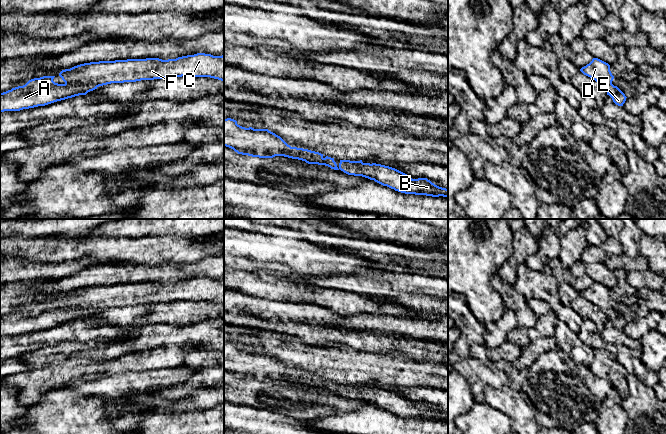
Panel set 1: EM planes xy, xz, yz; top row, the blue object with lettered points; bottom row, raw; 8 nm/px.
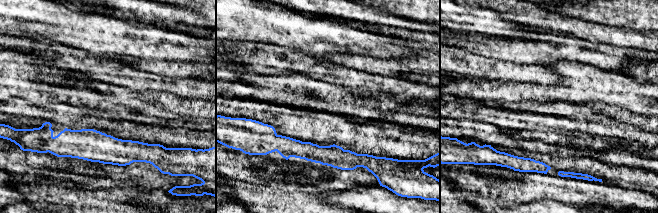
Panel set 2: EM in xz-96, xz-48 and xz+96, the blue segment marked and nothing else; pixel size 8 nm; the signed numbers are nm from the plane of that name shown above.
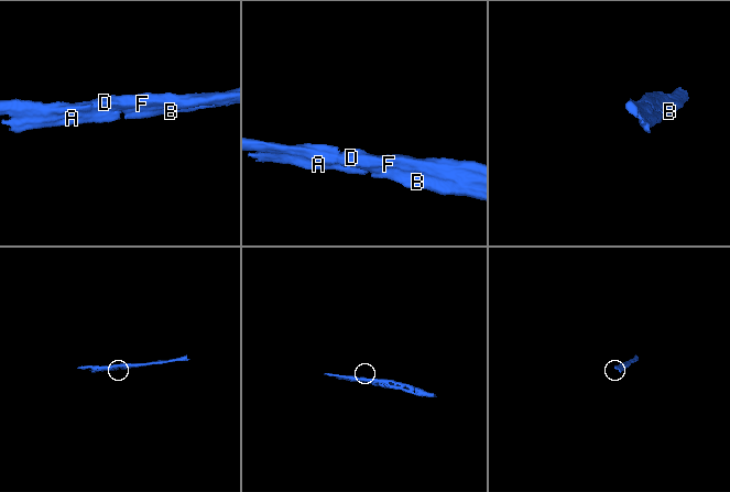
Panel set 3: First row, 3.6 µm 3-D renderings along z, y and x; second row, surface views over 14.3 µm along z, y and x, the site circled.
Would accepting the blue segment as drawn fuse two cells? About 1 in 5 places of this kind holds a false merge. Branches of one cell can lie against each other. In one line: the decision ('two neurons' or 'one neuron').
one neuron

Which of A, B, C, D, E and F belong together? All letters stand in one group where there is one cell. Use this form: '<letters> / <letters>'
A B C D E F

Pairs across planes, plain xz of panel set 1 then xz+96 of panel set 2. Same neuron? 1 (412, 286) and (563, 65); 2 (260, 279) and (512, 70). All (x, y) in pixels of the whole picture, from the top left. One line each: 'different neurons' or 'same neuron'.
1: different neurons
2: same neuron

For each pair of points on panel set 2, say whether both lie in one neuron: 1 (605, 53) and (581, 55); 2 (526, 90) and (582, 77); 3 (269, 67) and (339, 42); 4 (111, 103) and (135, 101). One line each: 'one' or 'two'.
1: one
2: one
3: two
4: one

